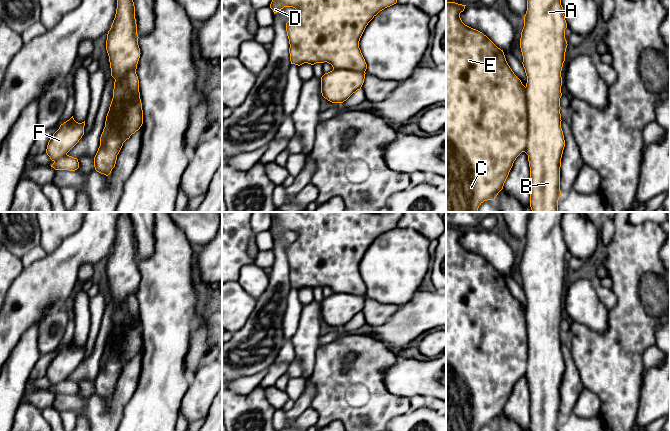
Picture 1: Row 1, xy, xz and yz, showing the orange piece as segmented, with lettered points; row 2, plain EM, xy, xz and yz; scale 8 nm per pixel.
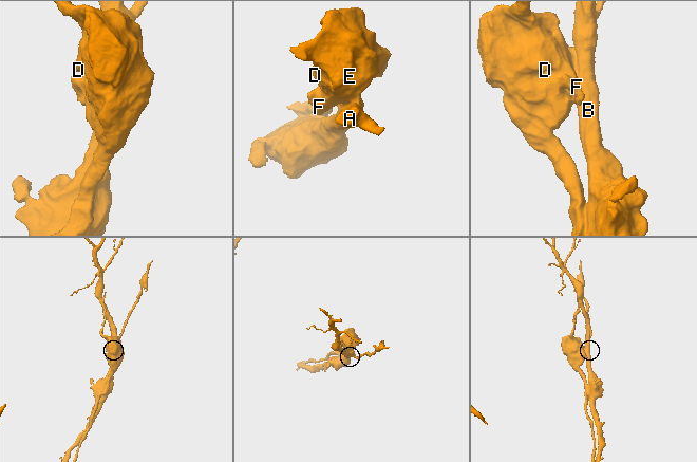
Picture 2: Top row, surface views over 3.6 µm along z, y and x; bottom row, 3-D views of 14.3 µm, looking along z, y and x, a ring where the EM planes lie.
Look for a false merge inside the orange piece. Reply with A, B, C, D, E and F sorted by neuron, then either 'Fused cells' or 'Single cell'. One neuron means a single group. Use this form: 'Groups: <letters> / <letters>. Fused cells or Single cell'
Groups: A B C D E F. Single cell

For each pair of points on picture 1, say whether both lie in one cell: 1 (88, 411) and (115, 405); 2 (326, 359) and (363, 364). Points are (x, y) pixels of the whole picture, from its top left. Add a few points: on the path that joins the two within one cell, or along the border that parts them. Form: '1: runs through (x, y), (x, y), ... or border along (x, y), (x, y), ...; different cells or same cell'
1: runs through (95, 411), (108, 411); same cell
2: runs through (333, 369), (340, 376), (351, 376), (353, 374); same cell

